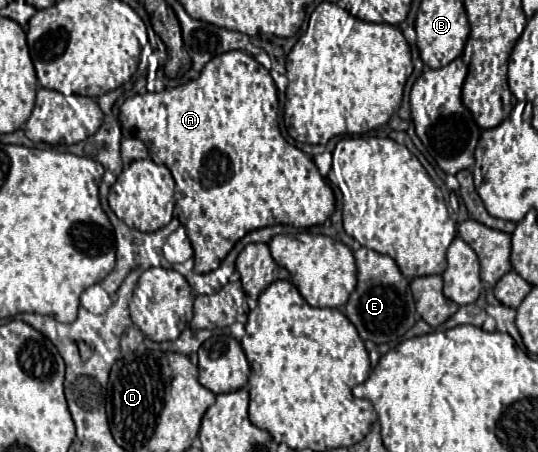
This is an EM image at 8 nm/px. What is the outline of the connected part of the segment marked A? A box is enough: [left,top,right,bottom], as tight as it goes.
[119,50,335,274]

